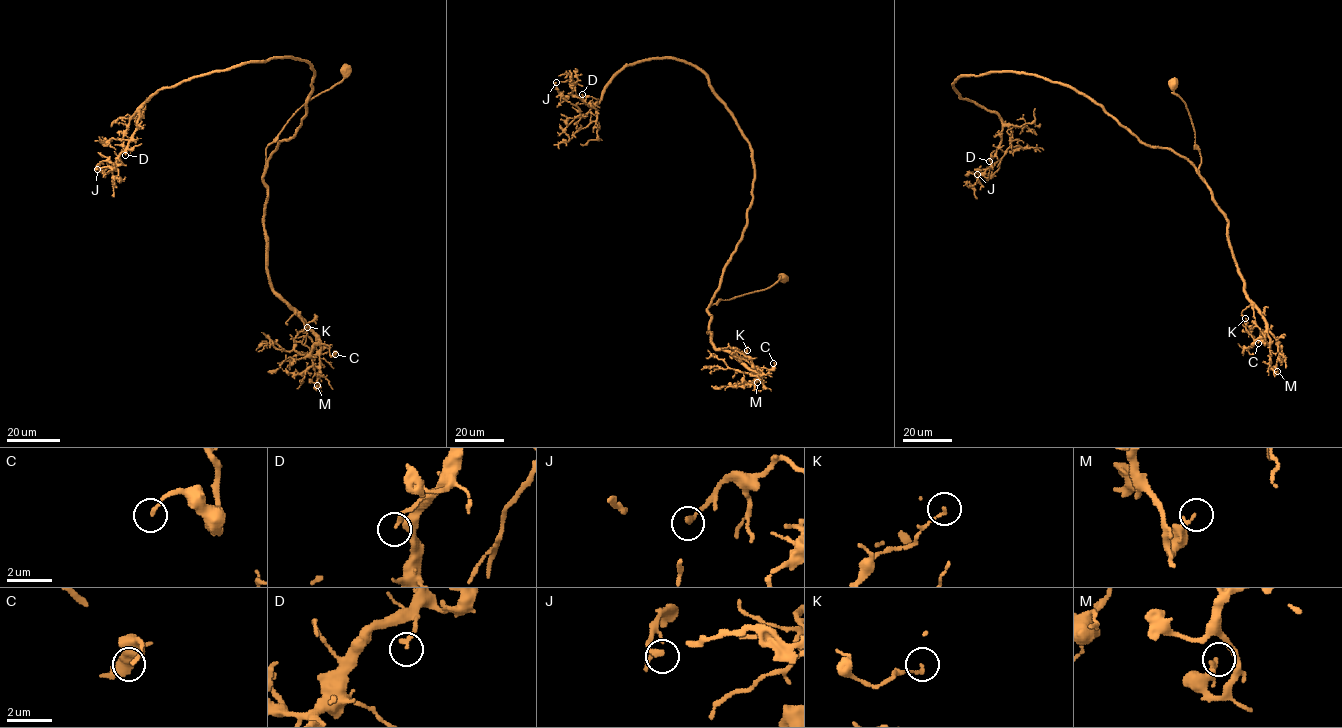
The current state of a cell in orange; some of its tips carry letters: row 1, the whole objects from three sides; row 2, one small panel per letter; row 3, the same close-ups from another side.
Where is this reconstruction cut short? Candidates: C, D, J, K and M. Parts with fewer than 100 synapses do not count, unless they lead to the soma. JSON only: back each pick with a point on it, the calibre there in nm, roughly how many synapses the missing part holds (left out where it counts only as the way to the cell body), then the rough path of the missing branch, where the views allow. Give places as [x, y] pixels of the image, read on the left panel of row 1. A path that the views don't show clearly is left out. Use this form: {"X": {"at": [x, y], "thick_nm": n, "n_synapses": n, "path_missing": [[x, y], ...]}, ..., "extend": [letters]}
{"extend": []}

